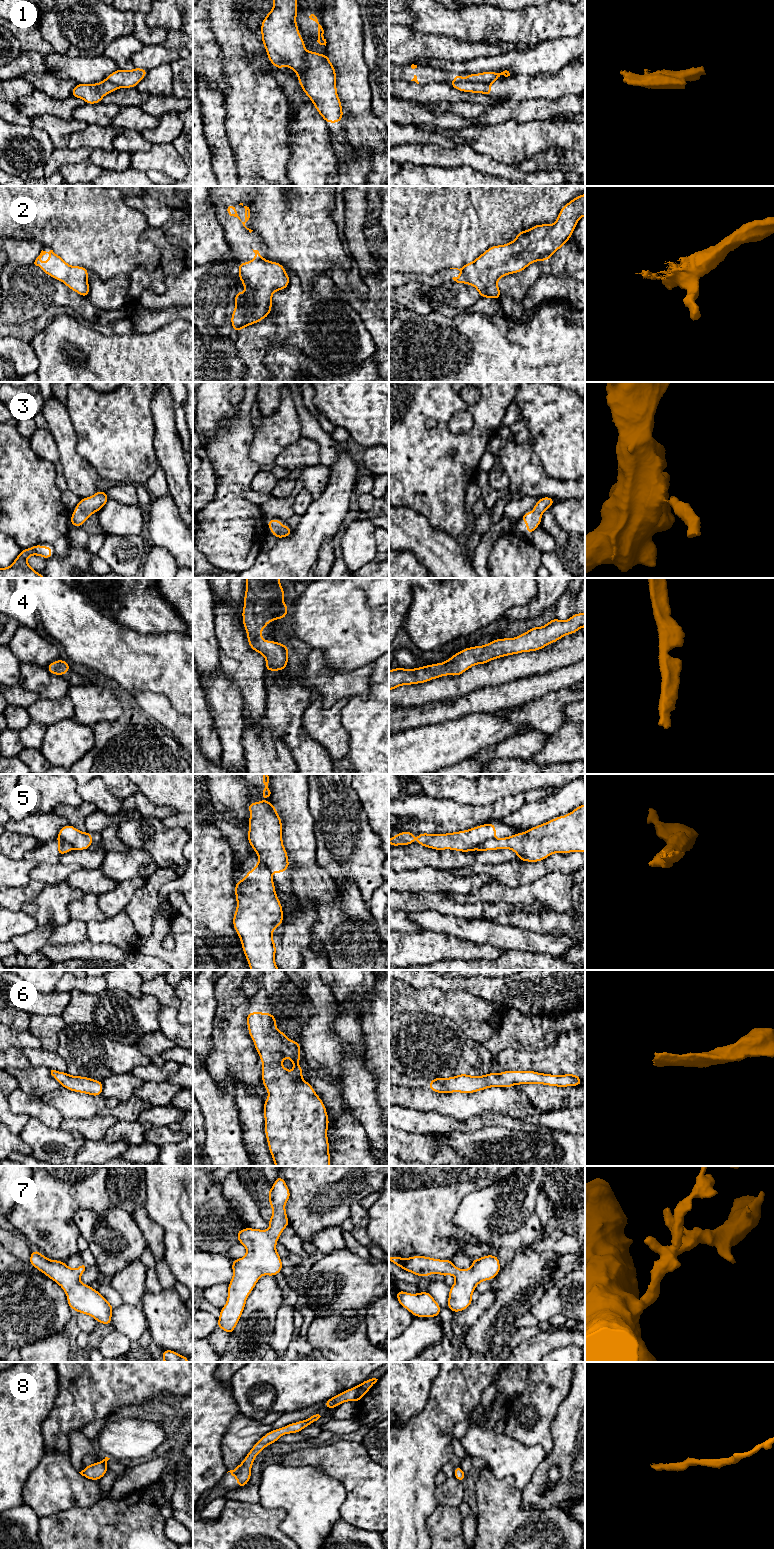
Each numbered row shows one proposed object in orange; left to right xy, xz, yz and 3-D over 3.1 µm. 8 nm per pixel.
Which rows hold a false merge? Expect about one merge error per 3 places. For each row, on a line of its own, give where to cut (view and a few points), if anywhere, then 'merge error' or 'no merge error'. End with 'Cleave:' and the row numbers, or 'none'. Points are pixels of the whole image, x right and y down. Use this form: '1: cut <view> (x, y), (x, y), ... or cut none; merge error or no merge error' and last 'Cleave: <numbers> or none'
1: cut yz (451, 81), (484, 82), (490, 85); merge error
2: cut none; no merge error
3: cut none; no merge error
4: cut none; no merge error
5: cut yz (493, 837), (474, 849); merge error
6: cut none; no merge error
7: cut none; no merge error
8: cut none; no merge error
Cleave: 1, 5

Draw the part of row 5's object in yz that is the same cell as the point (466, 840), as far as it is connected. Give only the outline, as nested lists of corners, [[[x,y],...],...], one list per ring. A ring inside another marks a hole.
[[[486,823],[459,832],[445,834],[418,833],[418,841],[416,843],[438,851],[450,849],[460,852],[471,852],[487,840],[494,838],[495,835],[495,824]]]

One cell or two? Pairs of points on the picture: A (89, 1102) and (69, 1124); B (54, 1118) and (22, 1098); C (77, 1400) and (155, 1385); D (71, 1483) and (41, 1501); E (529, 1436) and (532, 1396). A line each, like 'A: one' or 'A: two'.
A: two
B: one
C: one
D: one
E: one

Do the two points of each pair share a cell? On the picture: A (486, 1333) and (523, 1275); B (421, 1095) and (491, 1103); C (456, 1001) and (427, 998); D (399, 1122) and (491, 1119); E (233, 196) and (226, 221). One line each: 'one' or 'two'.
A: one
B: one
C: one
D: one
E: one

